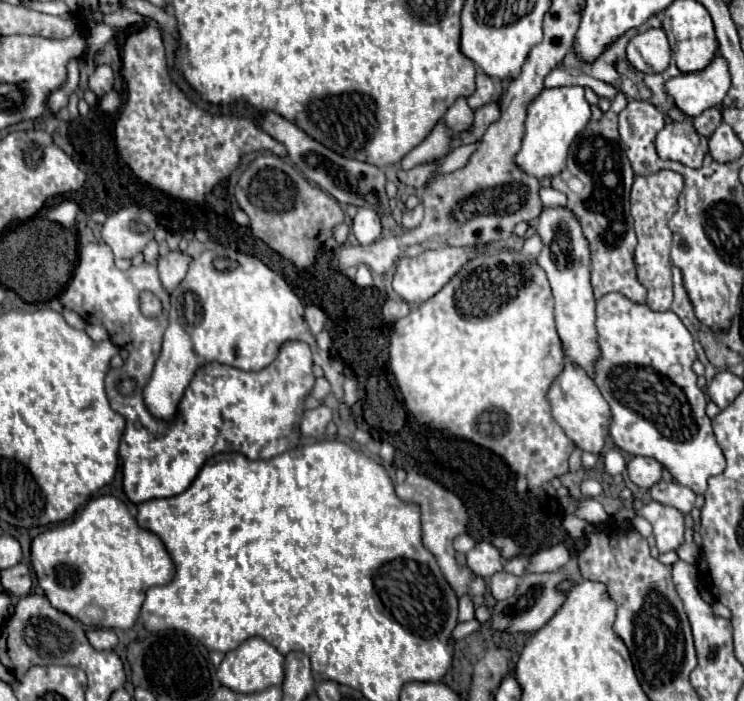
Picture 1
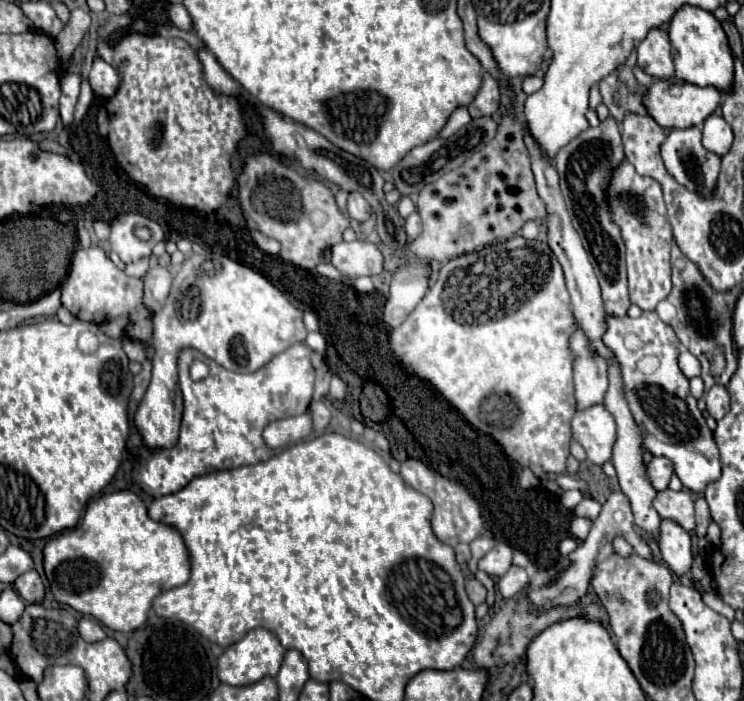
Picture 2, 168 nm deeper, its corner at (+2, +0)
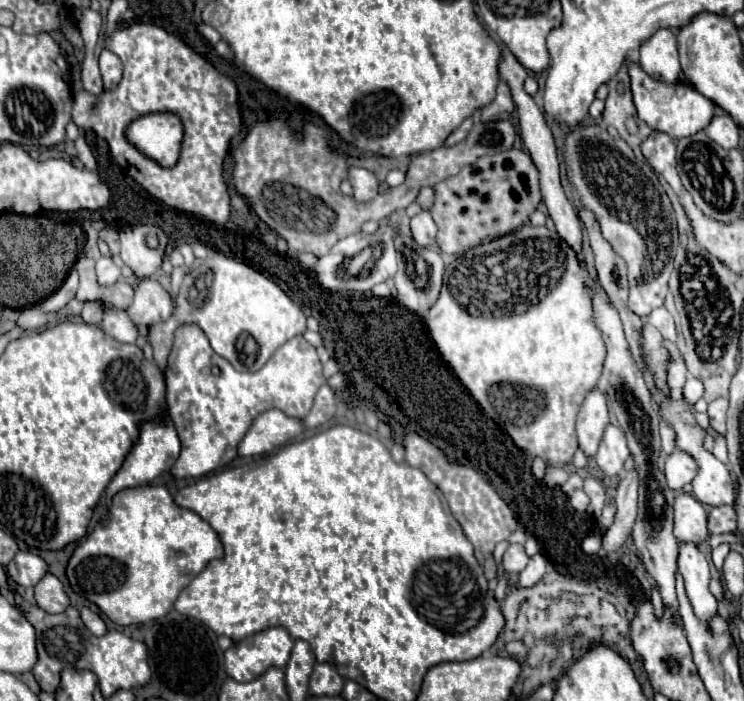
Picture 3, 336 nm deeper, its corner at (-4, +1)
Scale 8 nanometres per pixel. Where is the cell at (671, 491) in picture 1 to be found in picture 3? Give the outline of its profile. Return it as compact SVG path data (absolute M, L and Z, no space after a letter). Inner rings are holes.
M678 495L674 503L674 537L678 543L700 545L708 539L706 511L692 495Z

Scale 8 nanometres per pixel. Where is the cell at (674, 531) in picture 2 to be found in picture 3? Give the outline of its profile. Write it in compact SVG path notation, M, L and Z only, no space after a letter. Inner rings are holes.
M688 543L680 545L678 569L684 577L686 593L694 607L694 615L700 621L714 619L718 615L718 601L708 589L708 585L710 585L708 561L696 545L688 545Z

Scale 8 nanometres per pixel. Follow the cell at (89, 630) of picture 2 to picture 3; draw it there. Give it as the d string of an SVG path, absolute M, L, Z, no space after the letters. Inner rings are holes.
M82 607L82 621L84 621L84 625L94 633L94 635L104 635L106 633L106 625L104 625L104 621L102 621L102 617L98 615L98 613L94 613L94 611L90 611L88 607Z

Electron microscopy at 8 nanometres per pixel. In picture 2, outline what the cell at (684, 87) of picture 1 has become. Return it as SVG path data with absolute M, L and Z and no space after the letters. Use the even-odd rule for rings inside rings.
M654 80L654 84L648 88L644 104L648 108L648 114L662 126L662 128L686 128L702 124L720 104L722 92L714 86L694 86L682 80Z

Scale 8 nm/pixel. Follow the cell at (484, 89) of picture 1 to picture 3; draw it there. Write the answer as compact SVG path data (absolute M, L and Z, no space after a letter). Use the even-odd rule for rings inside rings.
M500 81L496 99L482 109L482 121L498 121L498 119L510 117L512 111L514 111L514 107L516 107L516 105L514 105L514 101L512 101L510 87L508 87L504 81Z

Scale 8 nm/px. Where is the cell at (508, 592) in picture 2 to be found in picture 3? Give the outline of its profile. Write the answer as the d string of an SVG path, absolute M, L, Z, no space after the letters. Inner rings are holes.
M536 553L534 557L530 557L530 563L528 563L528 567L518 575L518 583L522 585L522 587L532 587L532 585L536 585L540 579L542 579L542 575L544 575L544 571L546 571L546 557L542 555L542 553Z

